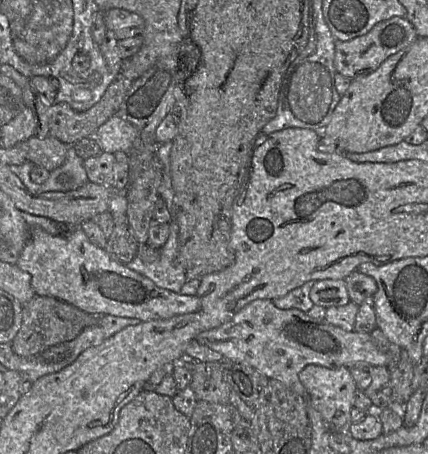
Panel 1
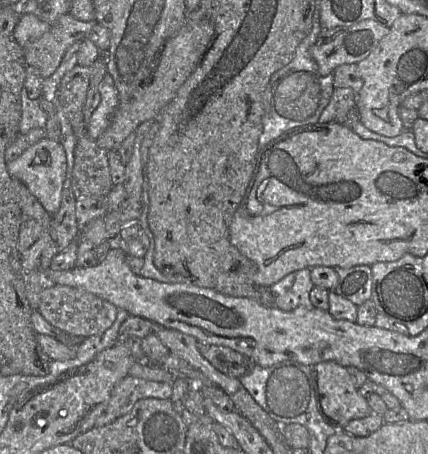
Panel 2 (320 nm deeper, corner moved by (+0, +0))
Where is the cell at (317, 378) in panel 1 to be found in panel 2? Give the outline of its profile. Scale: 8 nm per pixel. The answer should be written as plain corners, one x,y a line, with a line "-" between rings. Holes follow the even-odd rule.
332,361
313,365
318,389
318,409
325,421
337,429
342,429
350,421
369,416
372,411
366,398
361,396
352,382
349,369

